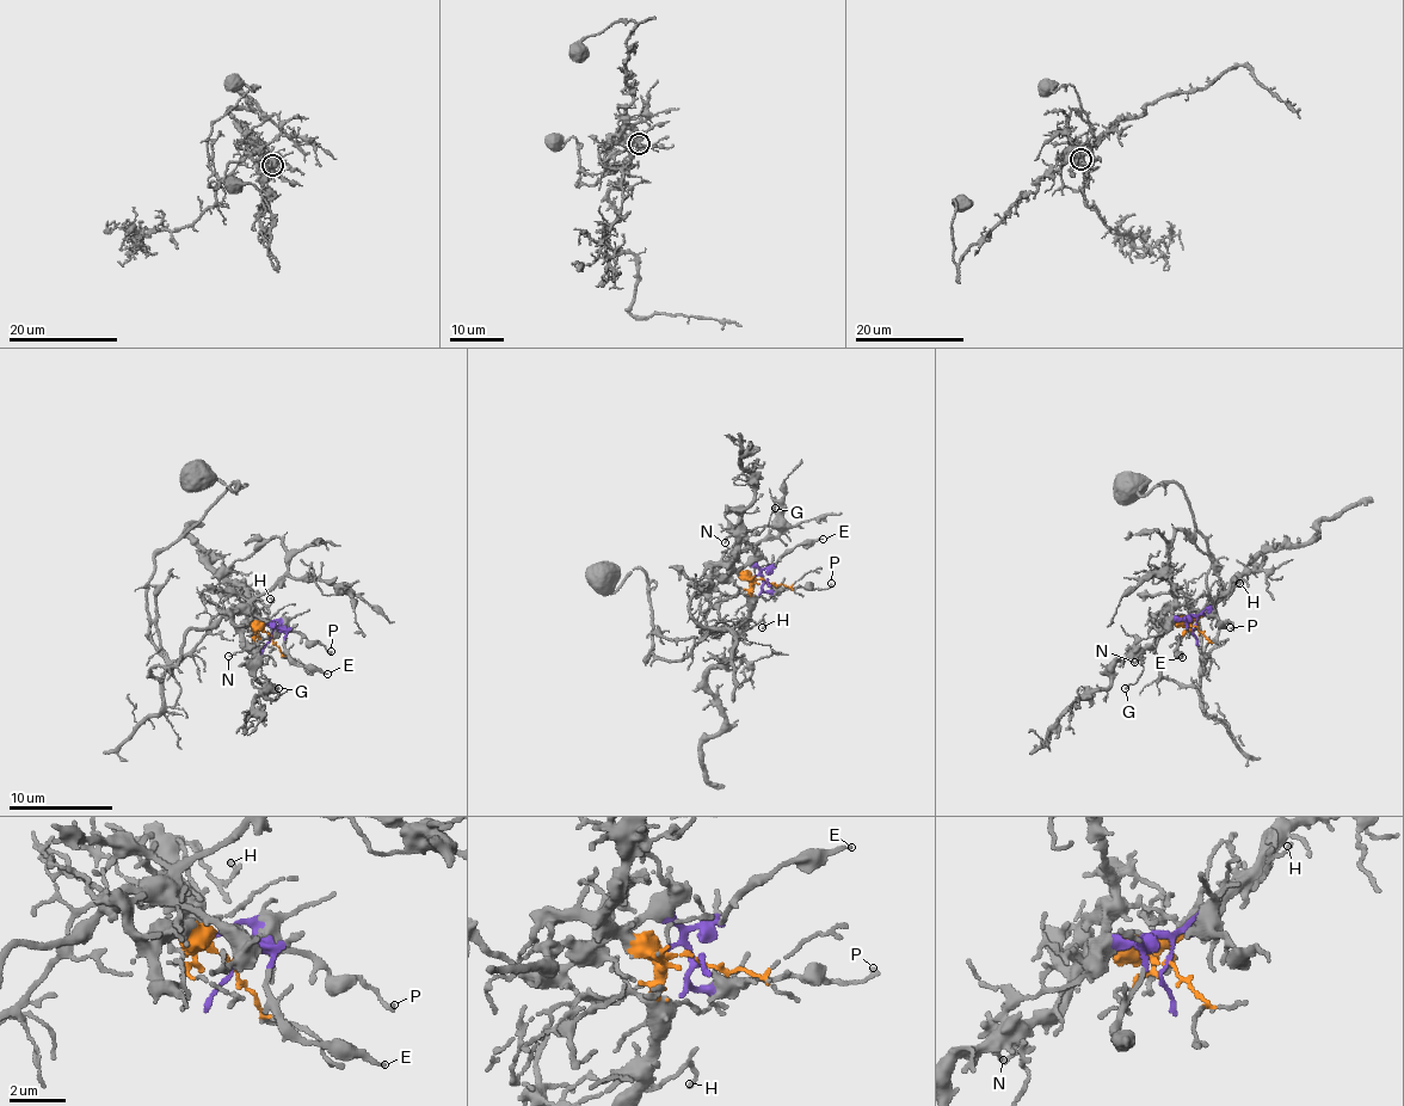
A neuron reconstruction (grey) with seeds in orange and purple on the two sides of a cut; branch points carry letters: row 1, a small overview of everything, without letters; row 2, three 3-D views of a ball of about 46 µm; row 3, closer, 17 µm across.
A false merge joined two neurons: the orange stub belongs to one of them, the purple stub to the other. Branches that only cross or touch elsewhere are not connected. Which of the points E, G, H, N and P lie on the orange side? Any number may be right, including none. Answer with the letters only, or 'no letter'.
G, H, N

